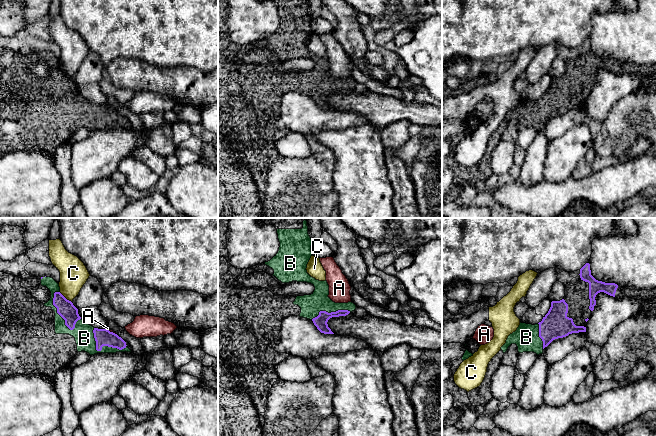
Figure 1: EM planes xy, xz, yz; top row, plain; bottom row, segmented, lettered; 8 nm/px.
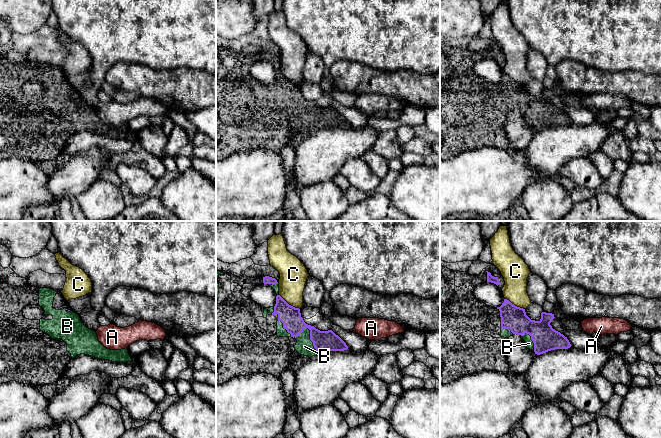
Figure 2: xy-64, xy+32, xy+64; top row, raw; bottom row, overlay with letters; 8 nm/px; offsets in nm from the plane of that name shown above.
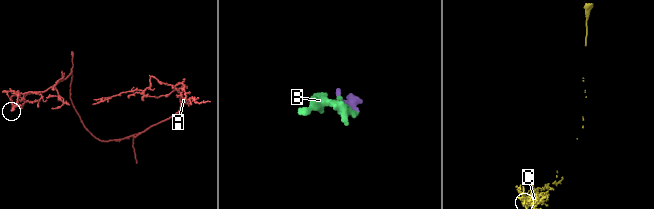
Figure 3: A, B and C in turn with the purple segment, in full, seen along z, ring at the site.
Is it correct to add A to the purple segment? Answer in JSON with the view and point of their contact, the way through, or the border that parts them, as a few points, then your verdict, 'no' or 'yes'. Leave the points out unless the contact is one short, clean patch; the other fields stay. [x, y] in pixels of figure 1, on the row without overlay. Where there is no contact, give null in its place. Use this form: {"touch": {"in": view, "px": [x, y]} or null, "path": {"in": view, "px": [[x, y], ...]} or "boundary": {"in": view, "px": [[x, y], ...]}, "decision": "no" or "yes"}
{"touch": {"in": "xy", "px": [109, 107]}, "boundary": {"in": "xy", "px": [[105, 104], [115, 110]]}, "decision": "no"}

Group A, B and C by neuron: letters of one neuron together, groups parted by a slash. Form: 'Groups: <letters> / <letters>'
Groups: A / B / C

